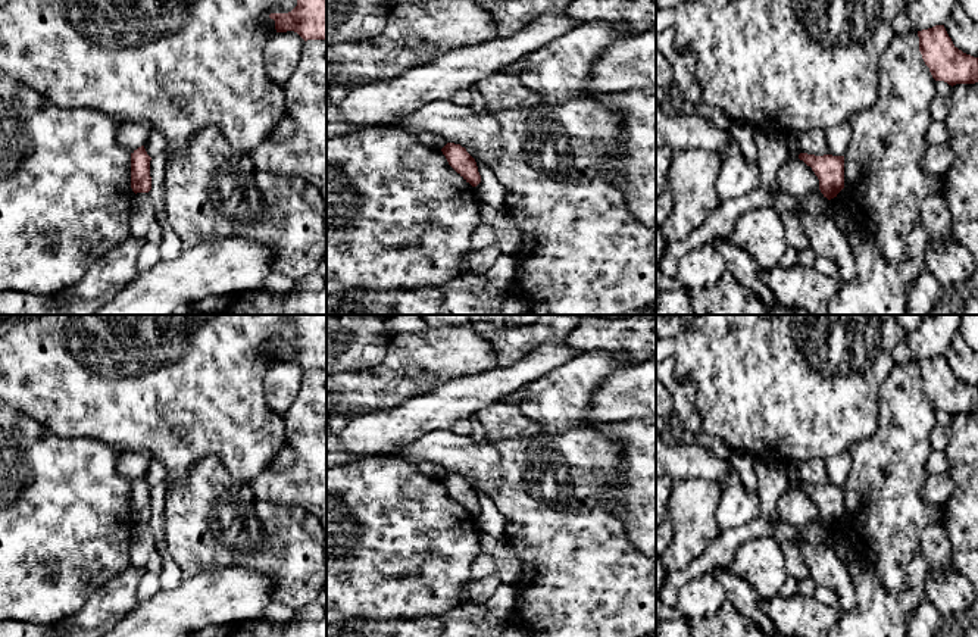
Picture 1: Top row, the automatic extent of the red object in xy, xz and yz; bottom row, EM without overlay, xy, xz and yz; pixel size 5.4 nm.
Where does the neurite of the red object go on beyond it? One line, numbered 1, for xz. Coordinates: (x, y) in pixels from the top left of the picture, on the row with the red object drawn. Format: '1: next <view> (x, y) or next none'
1: next none

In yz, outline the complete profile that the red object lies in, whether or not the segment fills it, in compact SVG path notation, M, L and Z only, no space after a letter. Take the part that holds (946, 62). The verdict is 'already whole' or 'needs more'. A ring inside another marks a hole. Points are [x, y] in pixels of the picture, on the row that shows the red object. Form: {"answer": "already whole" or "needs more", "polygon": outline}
{"answer": "already whole", "polygon": "M944 25L918 31L919 51L935 81L949 85L978 82L978 57L959 50Z"}

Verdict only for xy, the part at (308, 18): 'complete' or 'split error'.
complete

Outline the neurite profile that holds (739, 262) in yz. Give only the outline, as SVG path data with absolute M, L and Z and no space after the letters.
M716 237L710 243L724 257L727 271L744 287L752 290L766 309L778 306L769 287L760 280L760 268L756 260L729 237Z

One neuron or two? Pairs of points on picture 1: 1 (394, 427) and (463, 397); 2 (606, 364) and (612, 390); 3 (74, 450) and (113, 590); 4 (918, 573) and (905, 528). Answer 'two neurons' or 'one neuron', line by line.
1: one neuron
2: two neurons
3: two neurons
4: two neurons

